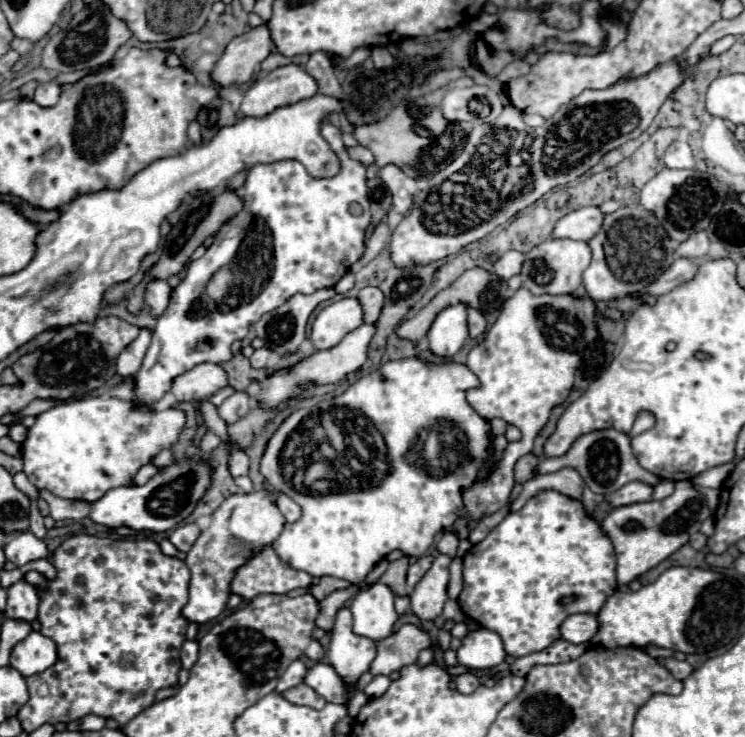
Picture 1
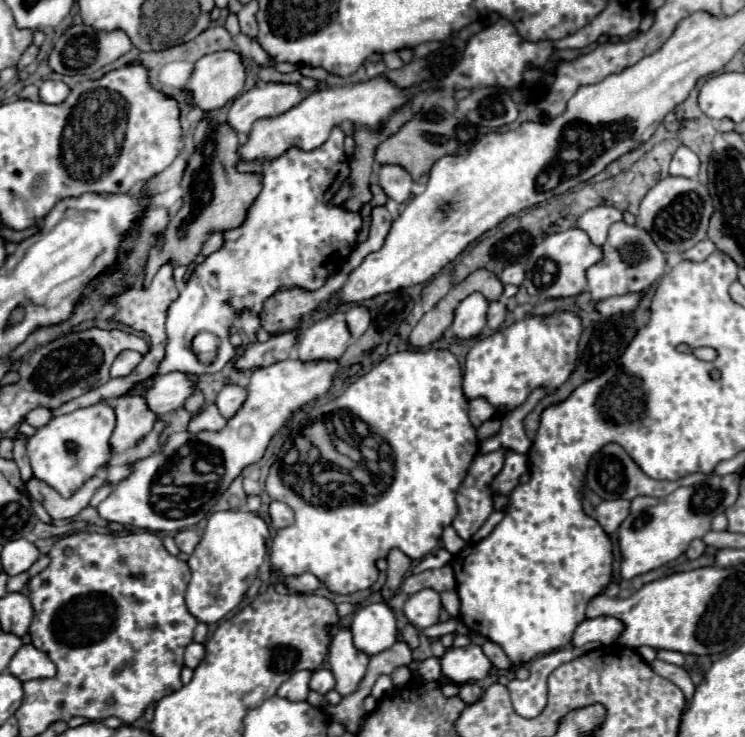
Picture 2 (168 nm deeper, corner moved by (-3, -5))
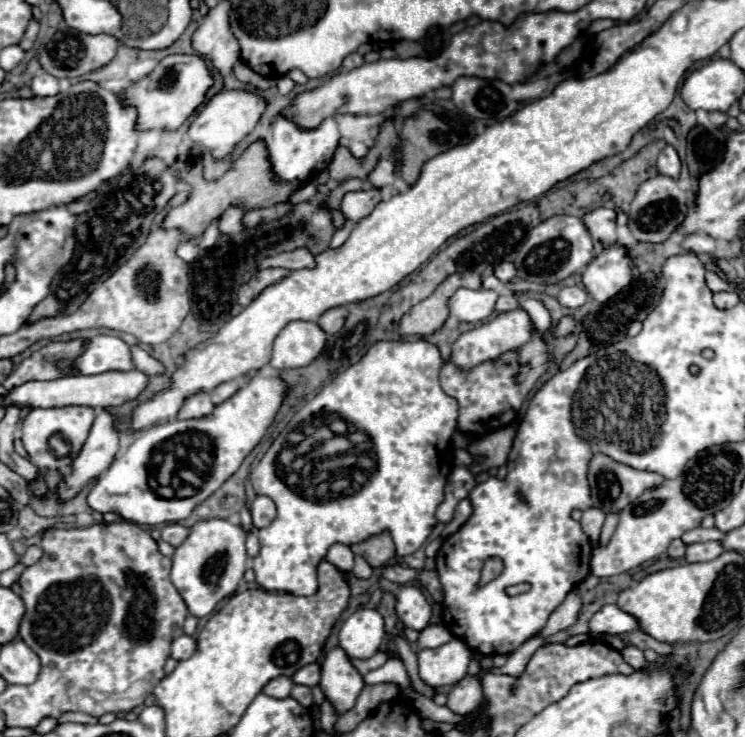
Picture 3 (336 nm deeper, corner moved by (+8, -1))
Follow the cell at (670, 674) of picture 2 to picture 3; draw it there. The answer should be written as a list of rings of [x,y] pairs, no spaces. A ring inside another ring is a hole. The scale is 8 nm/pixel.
[[[627,646],[627,648],[623,648],[621,654],[623,654],[625,662],[629,662],[635,670],[647,666],[647,660],[645,660],[645,656],[643,656],[643,650],[639,650],[639,648],[635,648],[635,646]]]

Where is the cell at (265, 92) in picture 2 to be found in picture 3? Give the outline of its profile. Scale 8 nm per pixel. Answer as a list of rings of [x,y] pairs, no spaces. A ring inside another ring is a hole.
[[[225,90],[215,94],[201,110],[189,126],[189,136],[195,144],[207,148],[215,158],[225,158],[239,140],[243,140],[259,122],[267,108],[267,100],[251,90]]]

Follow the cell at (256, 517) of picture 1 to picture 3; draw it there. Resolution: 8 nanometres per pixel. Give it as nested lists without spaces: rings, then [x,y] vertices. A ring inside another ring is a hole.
[[[223,518],[201,520],[191,528],[187,540],[173,554],[171,582],[183,596],[189,614],[193,614],[195,618],[203,618],[209,616],[223,598],[231,596],[237,590],[239,582],[243,580],[245,568],[245,530]]]

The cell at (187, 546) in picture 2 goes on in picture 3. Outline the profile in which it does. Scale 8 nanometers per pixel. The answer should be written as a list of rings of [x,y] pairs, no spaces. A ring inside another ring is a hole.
[[[169,524],[169,526],[165,526],[163,530],[161,530],[161,536],[163,536],[163,540],[165,542],[169,542],[171,546],[181,546],[183,544],[183,540],[189,536],[189,528],[185,528],[185,526],[181,526],[181,524]]]

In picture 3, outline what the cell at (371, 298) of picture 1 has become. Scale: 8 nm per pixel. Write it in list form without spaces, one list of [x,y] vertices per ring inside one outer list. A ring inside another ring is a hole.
[[[337,306],[337,308],[333,308],[333,310],[327,310],[327,312],[319,318],[319,326],[321,326],[327,334],[337,334],[337,332],[343,328],[345,320],[347,320],[347,308]]]

